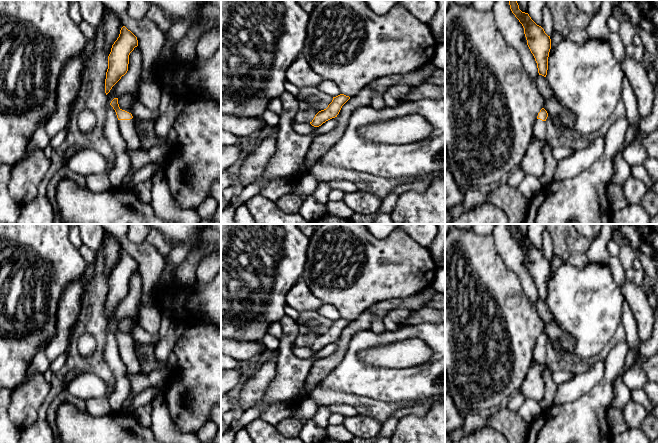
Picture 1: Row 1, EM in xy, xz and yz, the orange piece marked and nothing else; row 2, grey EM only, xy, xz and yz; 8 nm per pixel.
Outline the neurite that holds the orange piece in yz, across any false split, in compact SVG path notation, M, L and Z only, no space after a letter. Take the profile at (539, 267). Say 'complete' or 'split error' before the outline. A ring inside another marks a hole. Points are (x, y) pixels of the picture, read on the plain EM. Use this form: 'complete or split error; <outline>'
complete; M509 224L509 229L512 237L524 252L527 269L535 282L539 299L546 301L548 281L551 273L550 260L531 243L528 237L522 236L519 233L517 224Z

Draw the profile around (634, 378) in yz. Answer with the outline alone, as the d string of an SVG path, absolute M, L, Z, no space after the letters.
M626 301L623 303L621 324L625 329L626 343L628 345L628 348L635 349L637 351L635 362L628 370L626 370L623 376L623 382L630 391L635 389L643 389L648 379L639 365L639 357L641 356L639 353L639 348L641 342L638 336L637 321L629 304Z

